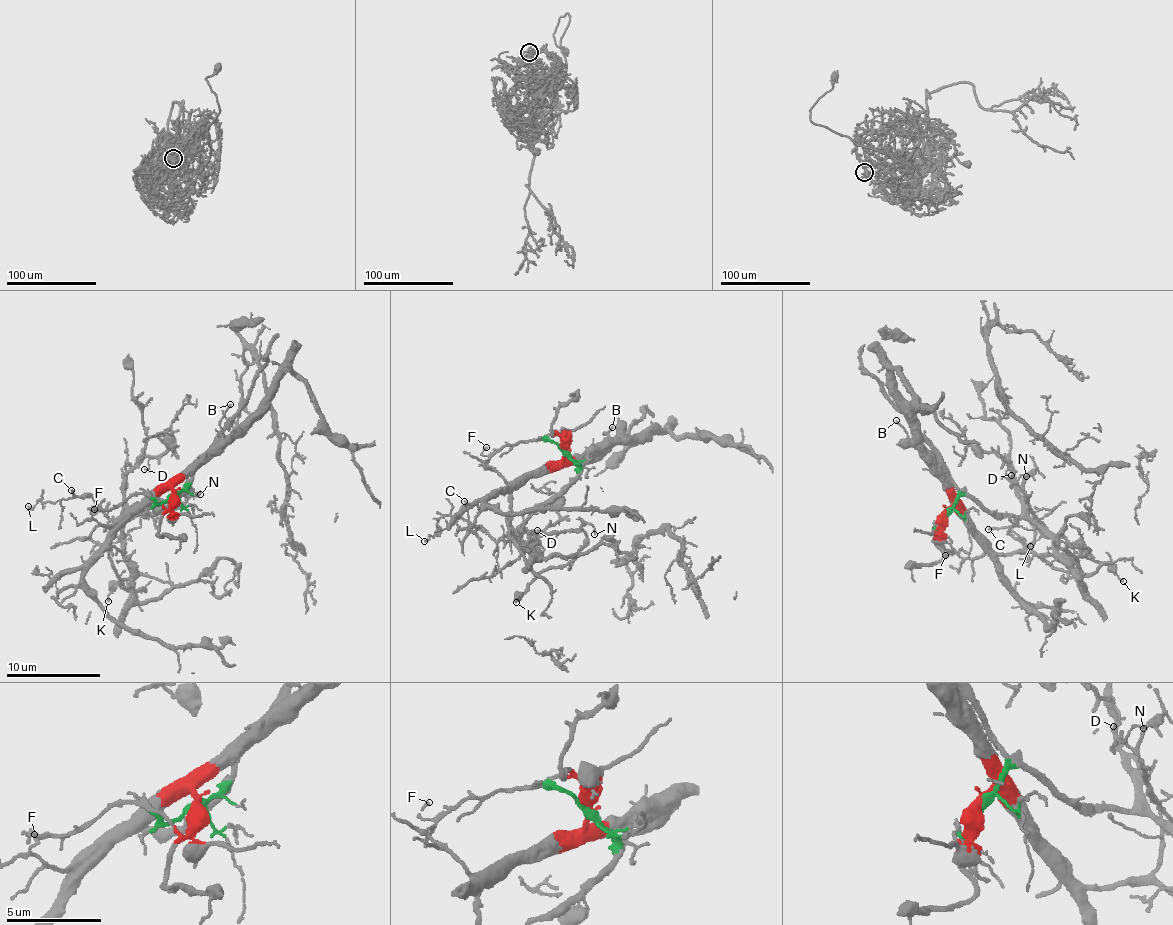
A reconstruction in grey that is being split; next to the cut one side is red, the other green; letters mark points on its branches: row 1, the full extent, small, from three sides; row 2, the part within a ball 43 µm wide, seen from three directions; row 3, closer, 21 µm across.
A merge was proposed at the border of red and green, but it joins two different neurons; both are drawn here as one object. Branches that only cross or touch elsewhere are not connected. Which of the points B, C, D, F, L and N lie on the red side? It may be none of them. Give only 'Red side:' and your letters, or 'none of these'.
Red side: B

